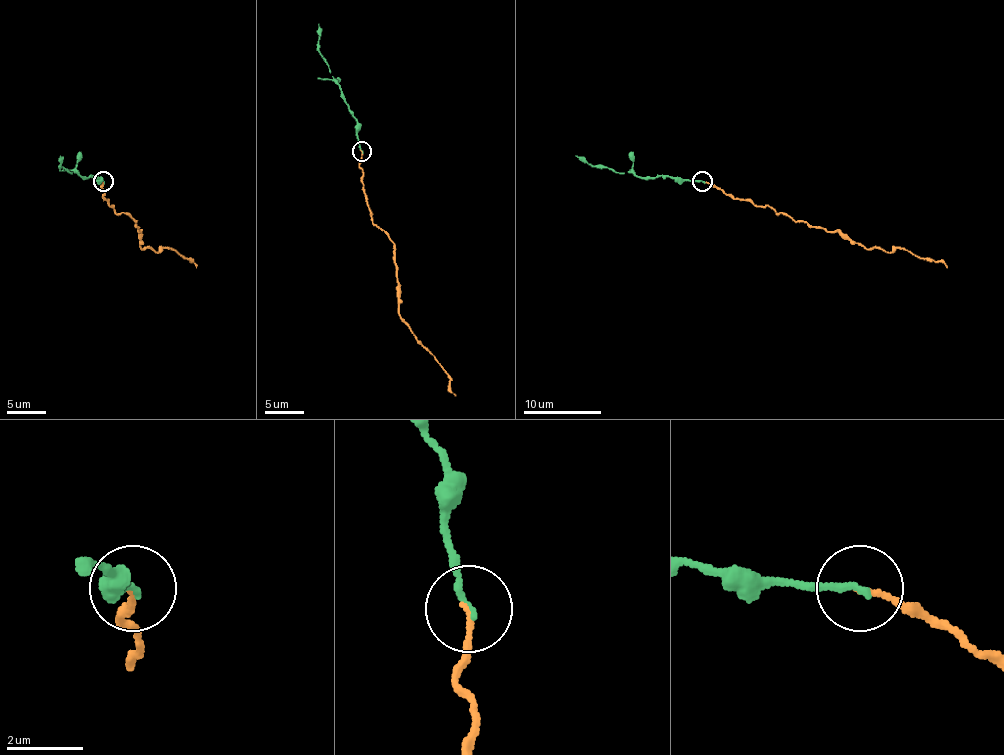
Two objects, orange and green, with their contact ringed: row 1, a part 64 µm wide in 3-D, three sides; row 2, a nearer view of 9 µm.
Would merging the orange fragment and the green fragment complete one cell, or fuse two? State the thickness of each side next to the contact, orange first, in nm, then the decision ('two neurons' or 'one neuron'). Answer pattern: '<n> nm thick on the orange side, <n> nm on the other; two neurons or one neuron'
140 nm thick on the orange side, 180 nm on the other; one neuron

